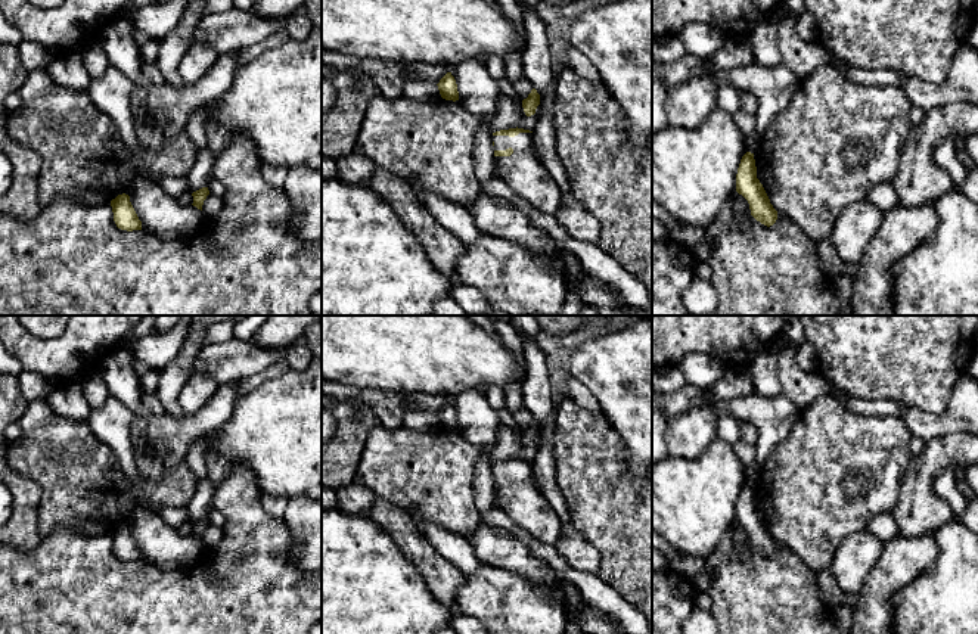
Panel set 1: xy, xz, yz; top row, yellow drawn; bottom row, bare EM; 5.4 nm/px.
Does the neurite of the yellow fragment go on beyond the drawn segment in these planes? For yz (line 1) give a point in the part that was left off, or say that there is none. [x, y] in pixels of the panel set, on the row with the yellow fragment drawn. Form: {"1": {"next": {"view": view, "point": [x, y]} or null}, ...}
{"1": {"next": null}}

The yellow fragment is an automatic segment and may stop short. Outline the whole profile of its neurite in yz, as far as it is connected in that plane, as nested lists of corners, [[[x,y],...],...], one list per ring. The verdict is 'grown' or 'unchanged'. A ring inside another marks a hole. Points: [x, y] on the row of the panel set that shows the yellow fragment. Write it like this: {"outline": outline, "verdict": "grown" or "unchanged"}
{"outline": [[[746,152],[739,164],[736,174],[736,192],[742,195],[751,209],[751,215],[761,224],[770,227],[777,220],[777,211],[770,203],[770,199],[757,178],[757,167],[754,153]]], "verdict": "unchanged"}

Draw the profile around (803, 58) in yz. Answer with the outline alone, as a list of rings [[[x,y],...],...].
[[[792,19],[777,24],[777,38],[782,63],[801,81],[832,63],[833,55],[819,40],[804,41],[797,34]]]

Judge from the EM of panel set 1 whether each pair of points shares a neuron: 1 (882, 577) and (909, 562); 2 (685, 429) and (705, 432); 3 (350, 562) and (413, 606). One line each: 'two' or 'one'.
1: one
2: one
3: one

